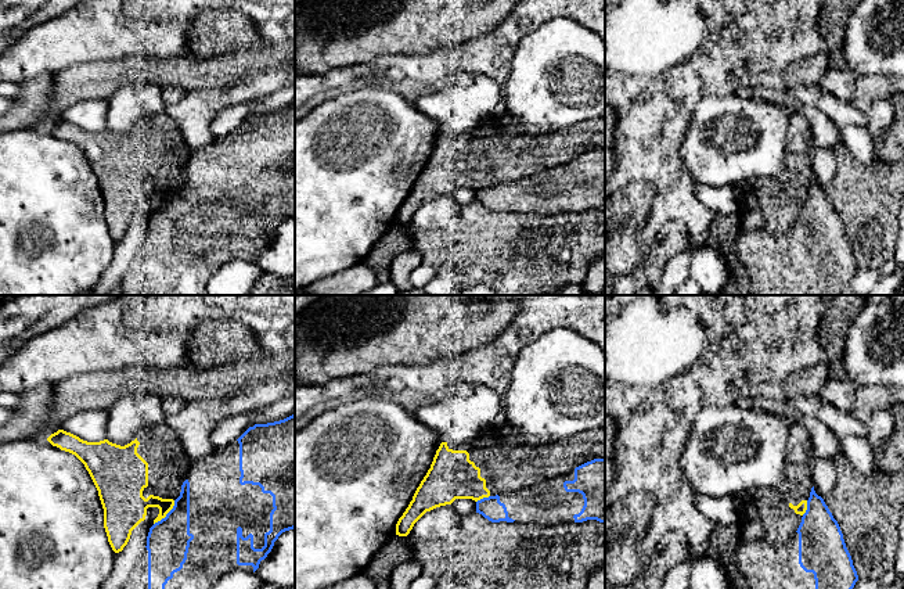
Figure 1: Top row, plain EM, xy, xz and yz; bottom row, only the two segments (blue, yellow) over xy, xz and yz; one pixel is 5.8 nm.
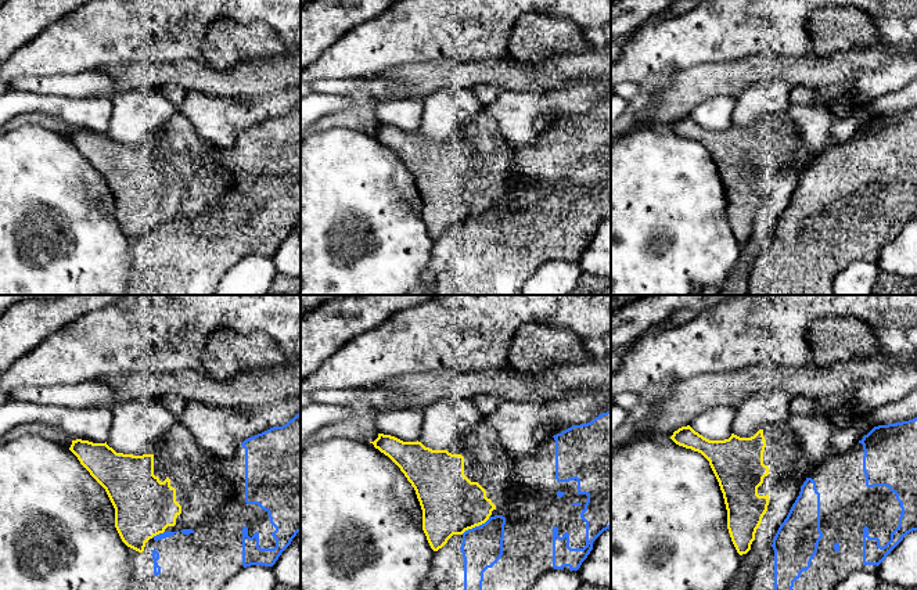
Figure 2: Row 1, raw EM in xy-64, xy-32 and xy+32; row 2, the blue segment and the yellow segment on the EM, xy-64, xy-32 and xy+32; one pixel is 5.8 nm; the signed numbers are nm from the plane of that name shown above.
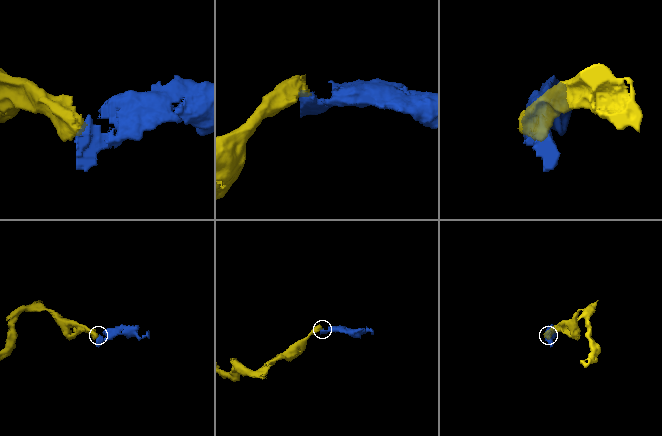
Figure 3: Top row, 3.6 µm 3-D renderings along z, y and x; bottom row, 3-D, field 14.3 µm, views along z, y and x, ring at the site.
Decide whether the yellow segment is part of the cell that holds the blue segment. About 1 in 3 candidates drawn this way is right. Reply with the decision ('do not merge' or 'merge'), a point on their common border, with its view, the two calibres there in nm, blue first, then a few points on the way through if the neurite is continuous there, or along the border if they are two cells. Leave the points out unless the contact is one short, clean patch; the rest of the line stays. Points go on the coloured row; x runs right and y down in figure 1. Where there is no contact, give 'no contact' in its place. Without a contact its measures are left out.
do not merge; contact xy (166, 514); calibres 240 and 240 nm; border xy (175, 500), (170, 510), (154, 524)

